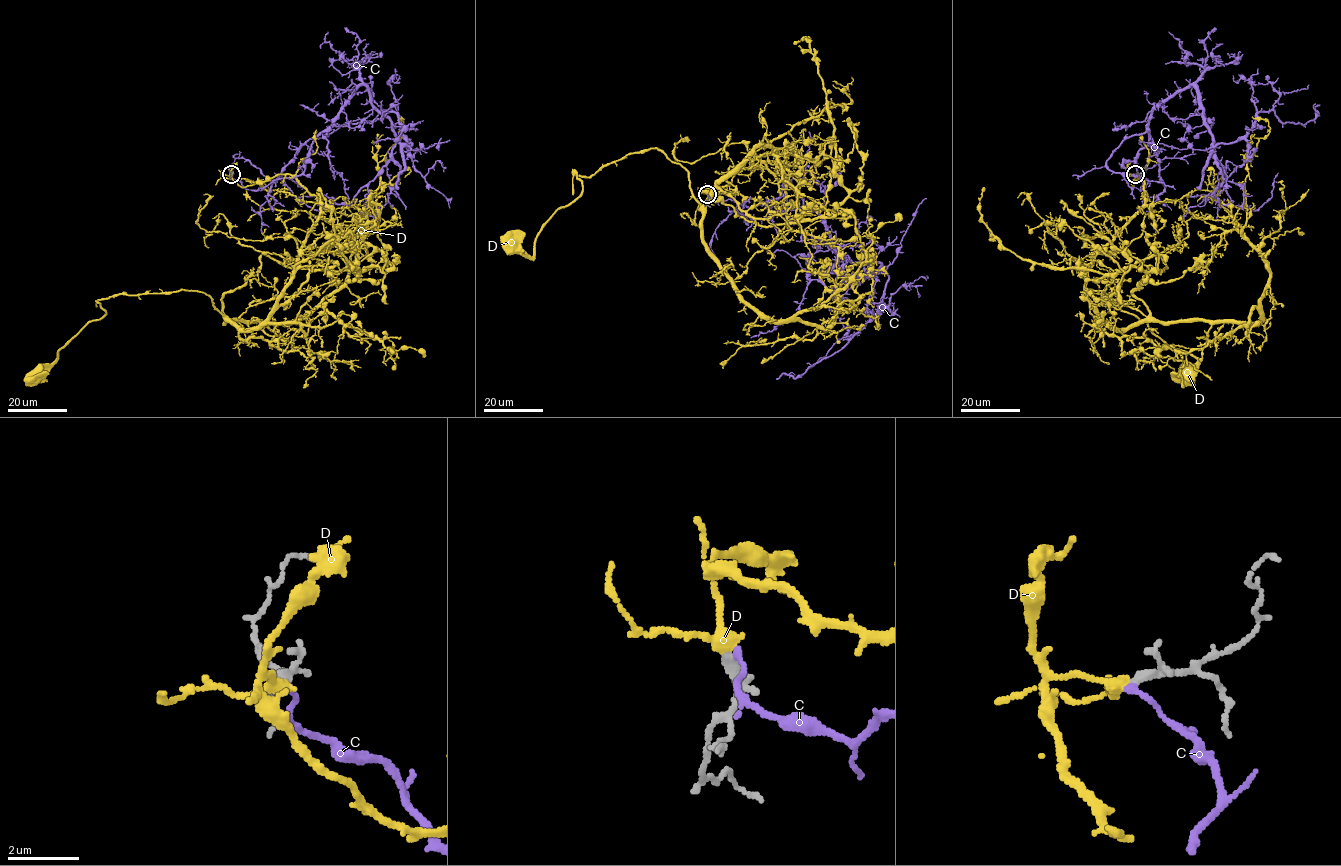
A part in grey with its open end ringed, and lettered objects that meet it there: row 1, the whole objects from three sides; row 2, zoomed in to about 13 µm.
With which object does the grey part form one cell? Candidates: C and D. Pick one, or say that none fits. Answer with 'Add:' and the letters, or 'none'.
Add: D

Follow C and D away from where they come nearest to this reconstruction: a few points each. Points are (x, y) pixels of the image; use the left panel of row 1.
C: (232, 174), (258, 190), (300, 175), (359, 85), (397, 136), (348, 204), (316, 210), (274, 173)
D: (231, 174), (246, 187), (291, 174), (320, 203), (268, 316), (241, 329), (203, 292), (117, 294), (34, 377)

